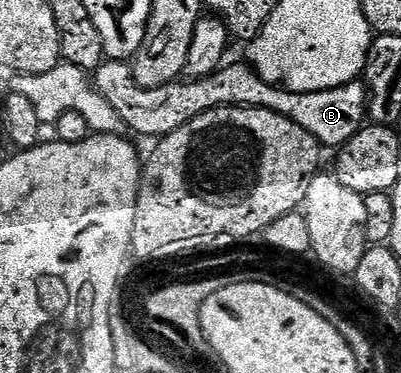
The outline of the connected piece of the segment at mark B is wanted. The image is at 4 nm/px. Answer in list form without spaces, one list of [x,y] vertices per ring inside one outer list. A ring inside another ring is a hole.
[[[106,60],[95,71],[95,86],[105,96],[122,117],[124,124],[137,133],[143,133],[152,139],[171,135],[179,127],[190,125],[199,115],[212,109],[241,105],[245,109],[270,109],[303,127],[322,147],[337,145],[343,147],[353,136],[365,128],[369,116],[369,91],[364,80],[358,79],[331,87],[323,91],[303,91],[296,93],[272,85],[257,74],[252,64],[226,64],[209,77],[196,79],[178,79],[169,85],[144,89],[137,84],[132,68],[124,61]]]

